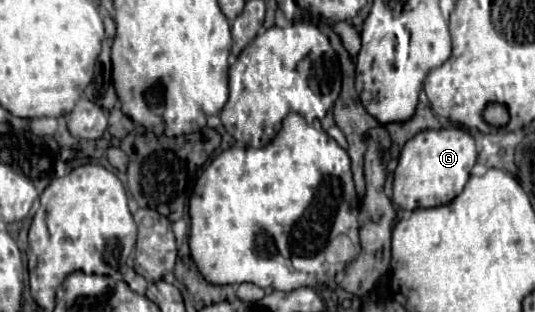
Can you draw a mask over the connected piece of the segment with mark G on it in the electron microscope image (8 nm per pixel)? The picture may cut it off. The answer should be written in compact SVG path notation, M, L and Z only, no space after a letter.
M429 129L417 133L401 151L399 165L393 173L393 203L401 209L423 209L445 205L455 199L475 165L477 147L473 137L463 129Z

